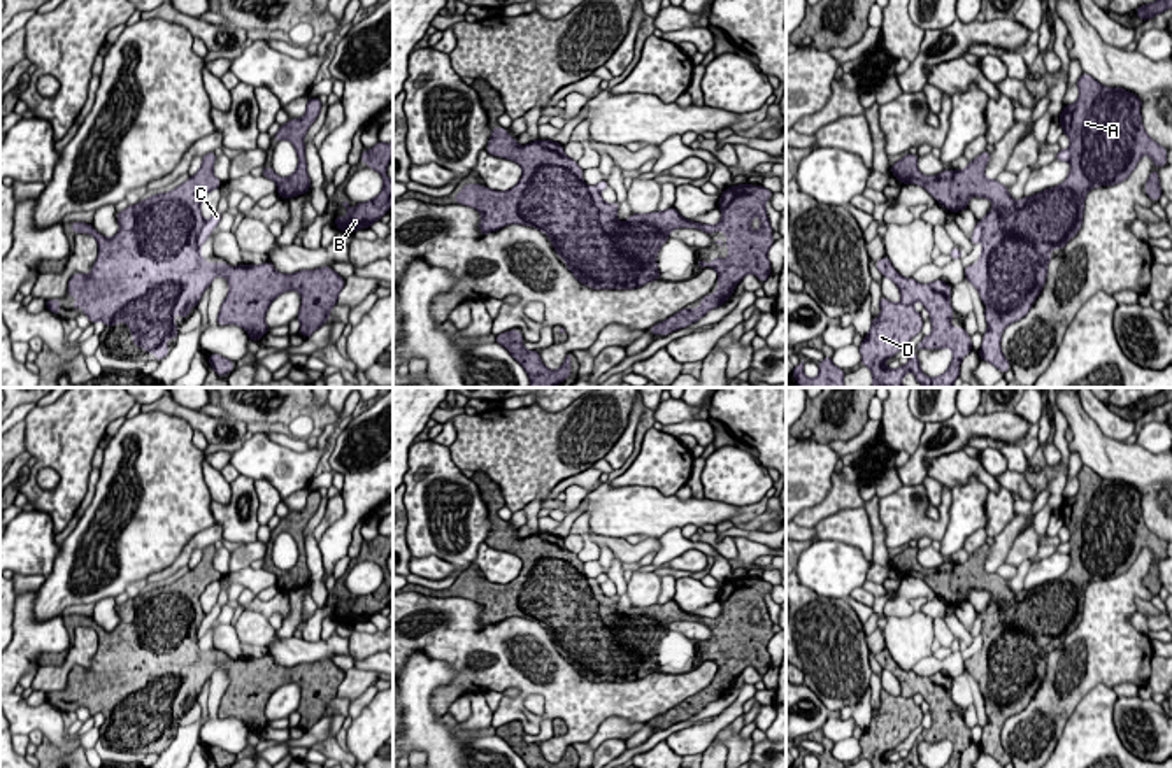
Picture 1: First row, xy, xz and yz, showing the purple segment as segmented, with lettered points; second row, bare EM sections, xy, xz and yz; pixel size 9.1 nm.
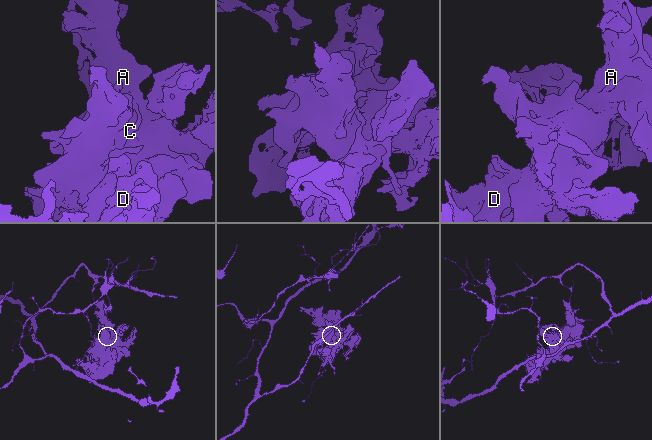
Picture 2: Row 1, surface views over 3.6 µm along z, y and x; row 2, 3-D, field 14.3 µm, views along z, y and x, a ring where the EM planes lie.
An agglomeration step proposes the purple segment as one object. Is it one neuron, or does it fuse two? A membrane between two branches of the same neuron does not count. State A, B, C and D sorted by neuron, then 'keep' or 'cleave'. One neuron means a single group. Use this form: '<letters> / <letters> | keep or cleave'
A B D / C | cleave

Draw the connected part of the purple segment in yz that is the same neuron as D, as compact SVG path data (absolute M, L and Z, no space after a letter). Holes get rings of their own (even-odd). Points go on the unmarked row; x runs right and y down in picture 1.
M888 649L875 654L875 659L881 668L898 679L902 694L893 696L881 689L881 707L872 712L870 724L860 738L861 757L868 759L872 768L905 768L907 764L925 768L919 761L918 743L949 740L953 743L953 754L942 768L960 768L960 756L972 743L972 736L965 721L953 721L949 717L954 710L951 701L951 679L940 672L930 677L905 672L893 661ZM918 693L930 705L932 726L923 729L905 757L891 763L884 754L895 750L914 728L921 726L923 712L914 703Z

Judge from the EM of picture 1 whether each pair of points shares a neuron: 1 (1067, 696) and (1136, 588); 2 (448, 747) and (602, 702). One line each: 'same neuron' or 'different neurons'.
1: same neuron
2: different neurons

